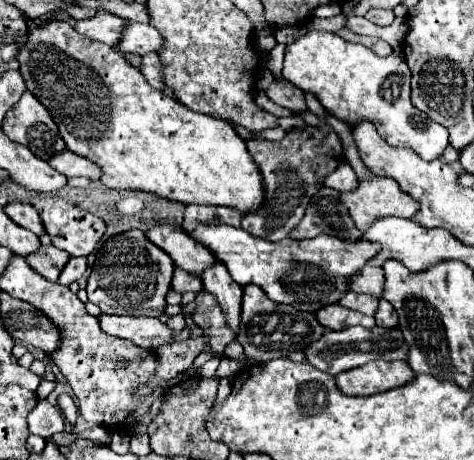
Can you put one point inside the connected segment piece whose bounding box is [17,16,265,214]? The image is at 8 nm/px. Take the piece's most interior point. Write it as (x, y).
(106, 111)

